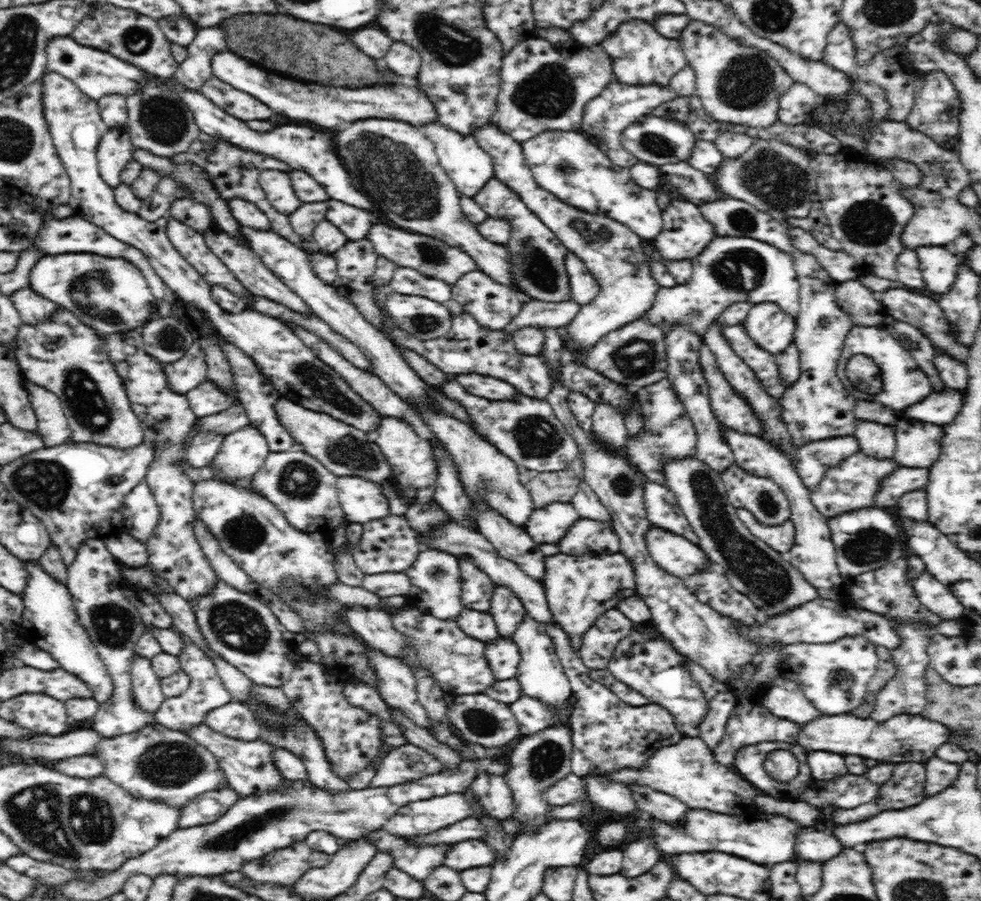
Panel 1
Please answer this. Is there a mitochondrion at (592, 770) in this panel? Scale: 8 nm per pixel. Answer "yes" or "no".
no

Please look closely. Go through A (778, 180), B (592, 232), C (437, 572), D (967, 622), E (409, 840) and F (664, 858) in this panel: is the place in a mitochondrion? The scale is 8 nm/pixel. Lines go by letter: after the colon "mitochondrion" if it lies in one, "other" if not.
A: mitochondrion
B: mitochondrion
C: mitochondrion
D: other
E: other
F: other

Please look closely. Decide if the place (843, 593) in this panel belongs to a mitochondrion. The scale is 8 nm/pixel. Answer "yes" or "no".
no

